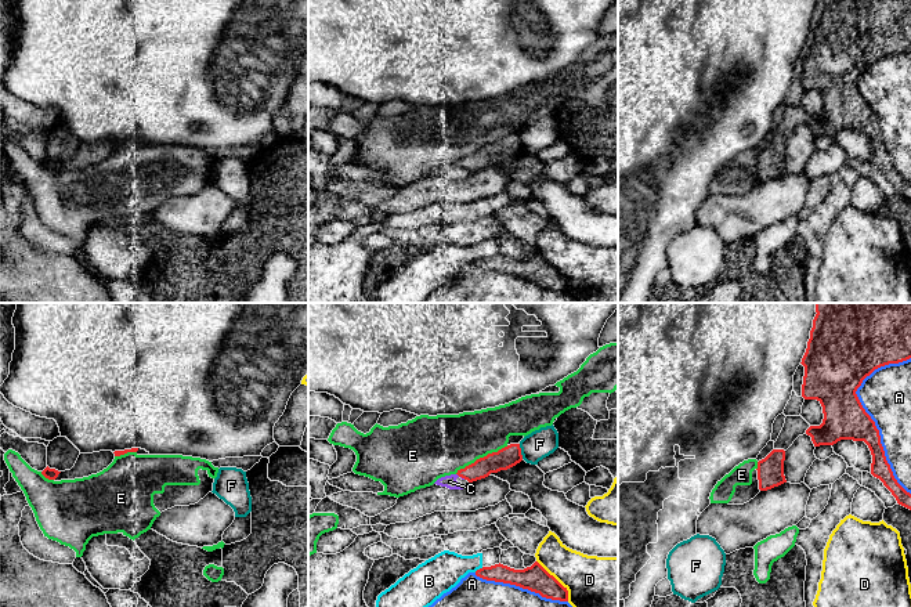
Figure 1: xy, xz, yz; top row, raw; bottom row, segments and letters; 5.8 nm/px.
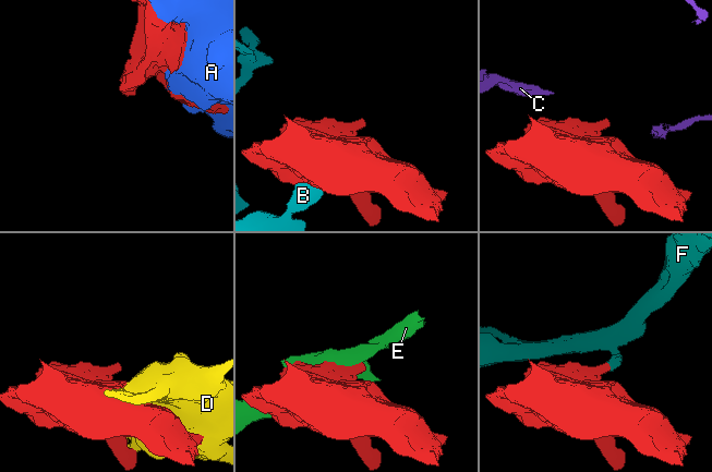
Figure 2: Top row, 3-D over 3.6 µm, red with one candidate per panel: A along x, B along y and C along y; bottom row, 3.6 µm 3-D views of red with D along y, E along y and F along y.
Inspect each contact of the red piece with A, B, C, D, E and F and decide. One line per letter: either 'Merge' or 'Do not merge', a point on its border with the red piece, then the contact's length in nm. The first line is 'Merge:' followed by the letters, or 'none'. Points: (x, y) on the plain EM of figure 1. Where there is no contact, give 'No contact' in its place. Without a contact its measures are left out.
Merge: none
A: Do not merge. Touches red at yz (867, 104). Shared border 800 nm
B: Do not merge. Touches red at xz (480, 259). Shared border 60 nm
C: Do not merge. Touches red at xz (461, 166). Shared border 70 nm
D: Do not merge. Touches red at xz (557, 271). Shared border 300 nm
E: Do not merge. Touches red at xz (481, 148). Shared border 360 nm
F: Do not merge. Touches red at xz (520, 141). Shared border 90 nm

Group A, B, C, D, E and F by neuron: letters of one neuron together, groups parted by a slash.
A / B / C / D / E / F

